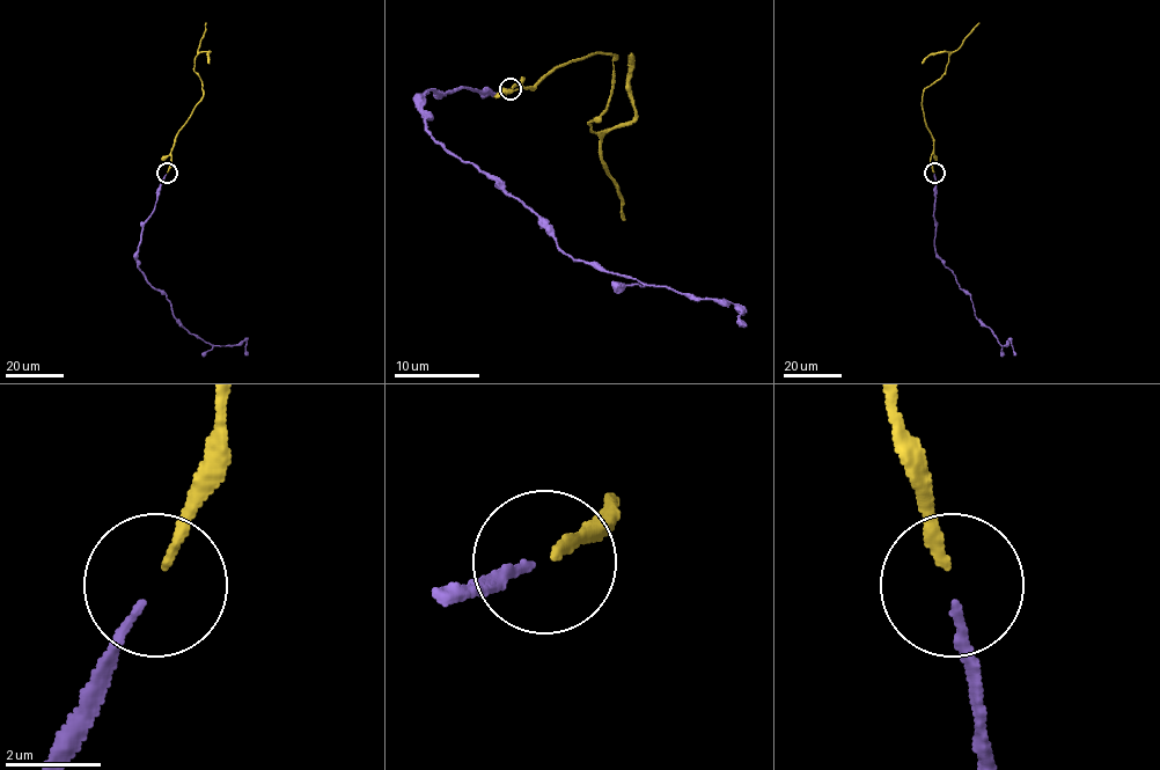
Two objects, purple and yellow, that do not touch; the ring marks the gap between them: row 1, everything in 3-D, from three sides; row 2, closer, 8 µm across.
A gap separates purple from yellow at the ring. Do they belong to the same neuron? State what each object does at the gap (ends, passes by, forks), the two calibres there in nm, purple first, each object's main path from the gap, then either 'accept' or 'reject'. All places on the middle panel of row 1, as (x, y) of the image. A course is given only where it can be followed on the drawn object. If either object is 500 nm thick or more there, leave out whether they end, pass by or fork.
purple ends | yellow ends | 150/200 nm | purple via (509, 89), (431, 89), (424, 125), (528, 206), (574, 259), (724, 300), (742, 313), (744, 325) | yellow via (511, 87), (522, 79), (530, 87), (549, 71), (592, 53), (615, 56), (611, 100), (589, 124), (625, 219) | accept

